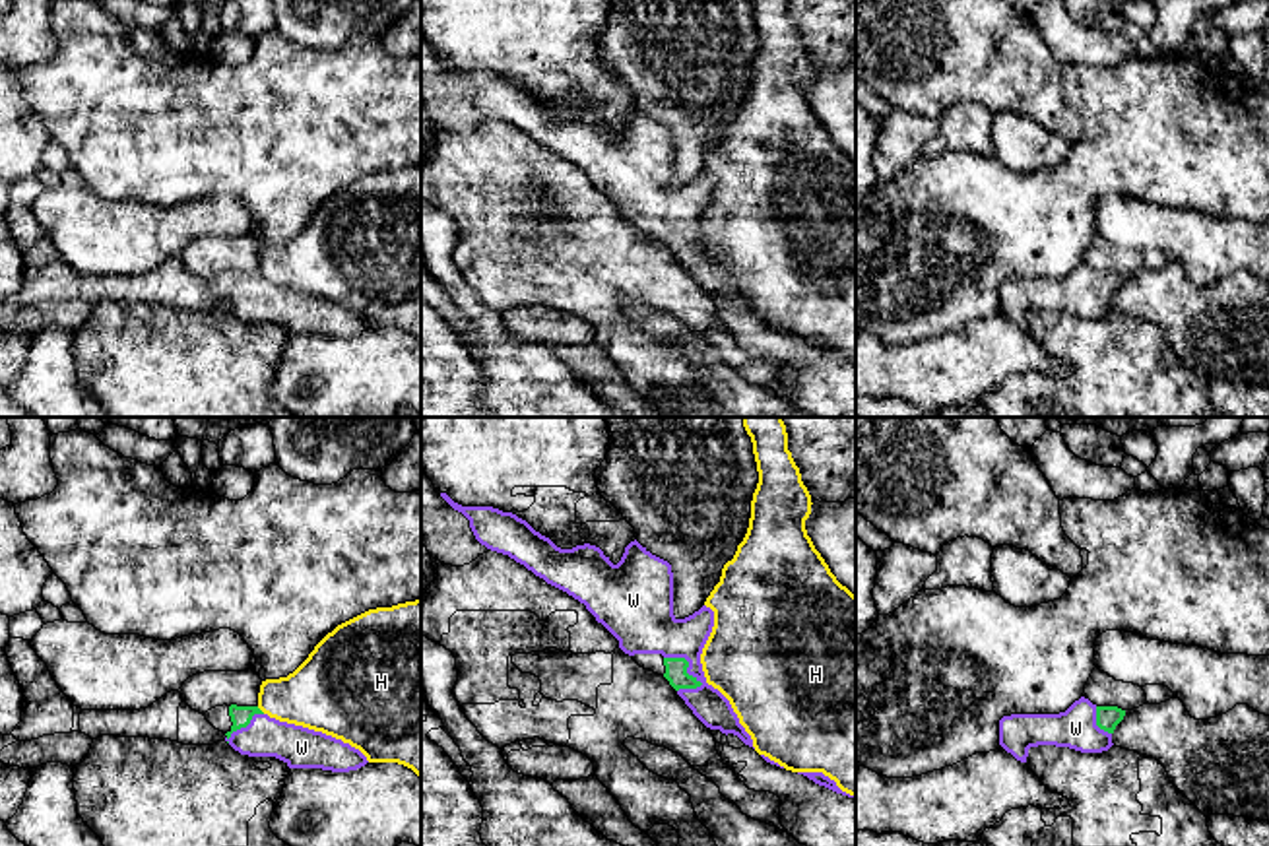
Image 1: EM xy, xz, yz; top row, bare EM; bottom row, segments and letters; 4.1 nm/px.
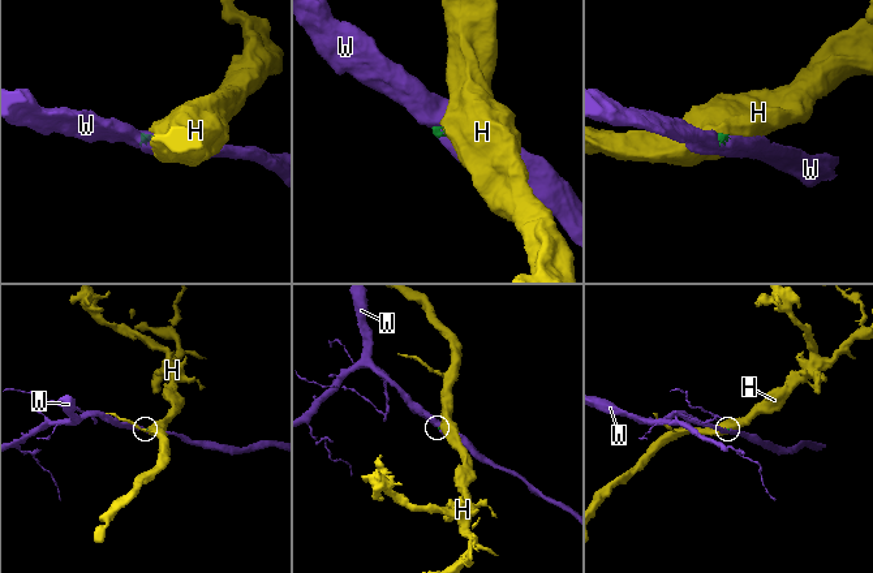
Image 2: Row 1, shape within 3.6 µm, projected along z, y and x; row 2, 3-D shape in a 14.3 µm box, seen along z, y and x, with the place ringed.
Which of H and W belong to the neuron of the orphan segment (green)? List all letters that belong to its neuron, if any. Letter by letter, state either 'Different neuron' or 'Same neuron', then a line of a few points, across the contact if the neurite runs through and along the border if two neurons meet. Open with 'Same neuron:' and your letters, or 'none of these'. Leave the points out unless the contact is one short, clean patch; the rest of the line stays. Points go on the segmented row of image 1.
Same neuron: W
H: Different neuron. Line: xy (257, 707), (264, 713)
W: Same neuron

